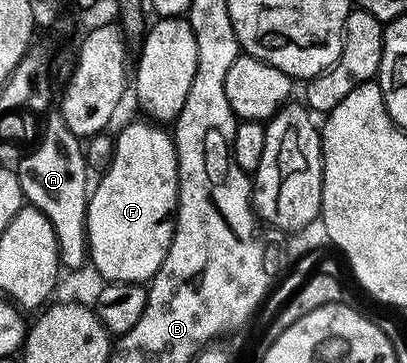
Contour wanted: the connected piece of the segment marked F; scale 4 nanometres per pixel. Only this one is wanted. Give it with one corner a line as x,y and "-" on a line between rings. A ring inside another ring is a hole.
152,121
129,122
115,134
113,162
88,195
88,257
110,282
148,283
173,239
177,209
177,150
168,129

